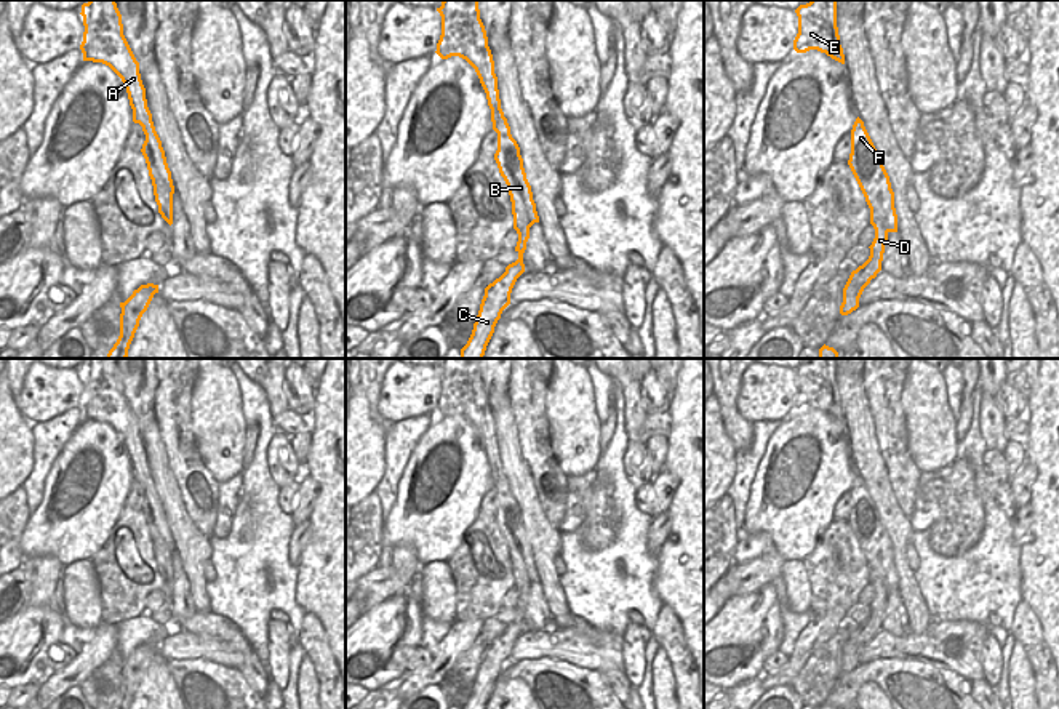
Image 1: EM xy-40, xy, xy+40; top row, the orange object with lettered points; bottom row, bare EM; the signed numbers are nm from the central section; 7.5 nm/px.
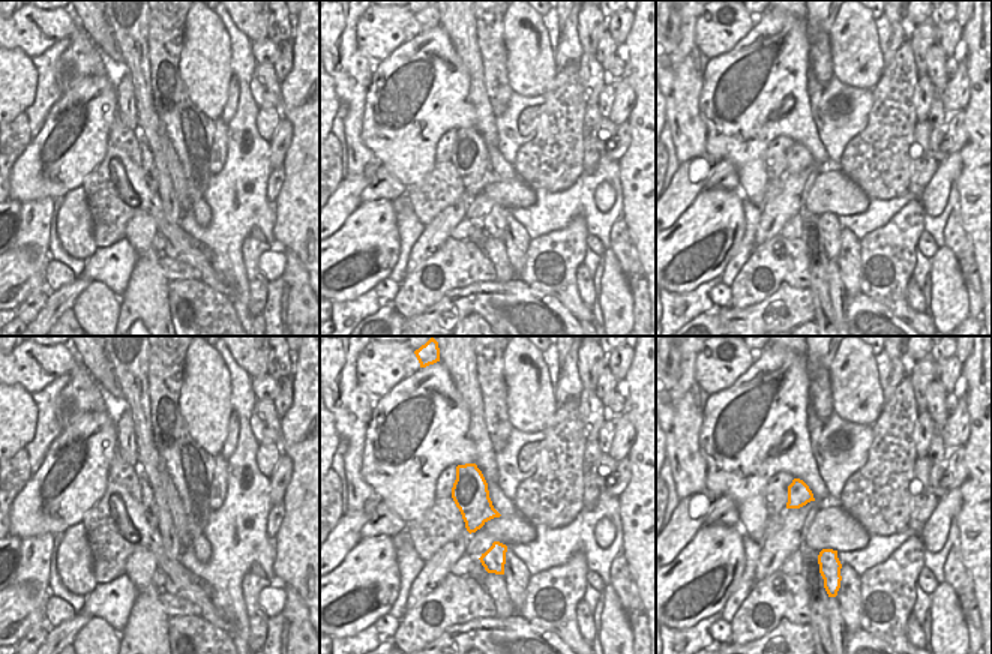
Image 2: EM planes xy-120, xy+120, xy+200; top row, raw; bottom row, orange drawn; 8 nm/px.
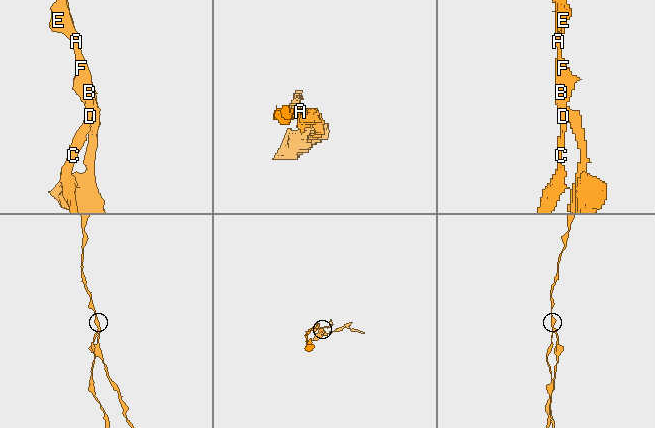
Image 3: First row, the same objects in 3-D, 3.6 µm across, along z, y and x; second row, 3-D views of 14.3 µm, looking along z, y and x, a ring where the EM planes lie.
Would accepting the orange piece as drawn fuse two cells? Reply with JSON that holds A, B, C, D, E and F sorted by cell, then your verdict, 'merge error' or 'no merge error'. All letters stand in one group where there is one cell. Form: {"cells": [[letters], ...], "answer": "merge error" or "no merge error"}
{"cells": [["A", "B", "D", "E", "F"], ["C"]], "answer": "merge error"}

